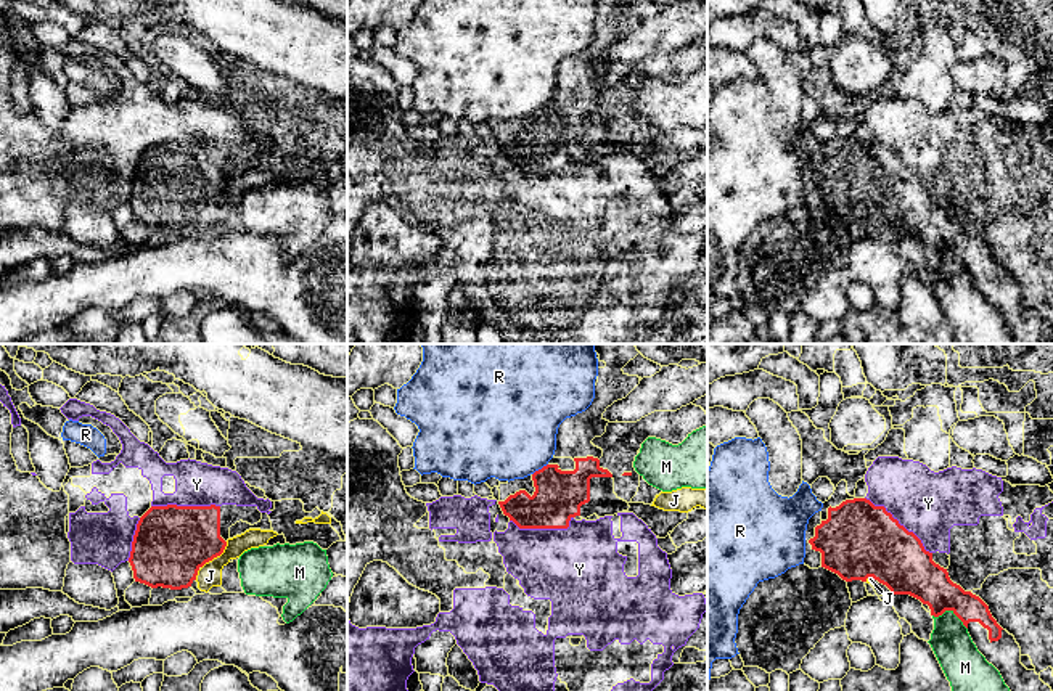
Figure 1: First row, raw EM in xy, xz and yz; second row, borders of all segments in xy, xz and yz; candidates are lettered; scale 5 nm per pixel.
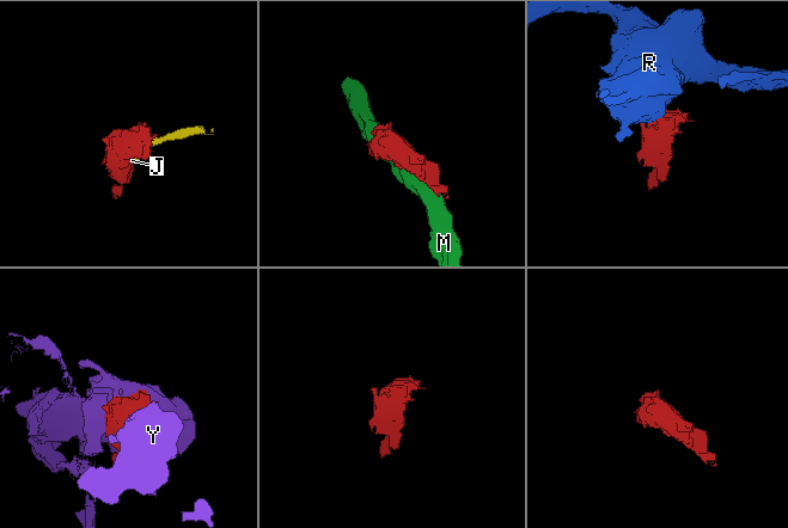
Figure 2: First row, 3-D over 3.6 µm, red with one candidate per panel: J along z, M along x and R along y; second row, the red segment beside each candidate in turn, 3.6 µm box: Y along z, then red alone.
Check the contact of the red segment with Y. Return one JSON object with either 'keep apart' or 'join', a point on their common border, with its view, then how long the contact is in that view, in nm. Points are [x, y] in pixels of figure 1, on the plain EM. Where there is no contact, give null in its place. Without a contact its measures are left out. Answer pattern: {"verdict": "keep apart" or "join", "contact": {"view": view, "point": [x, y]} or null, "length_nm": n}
{"verdict": "keep apart", "contact": {"view": "yz", "point": [899, 164]}, "length_nm": 440}

